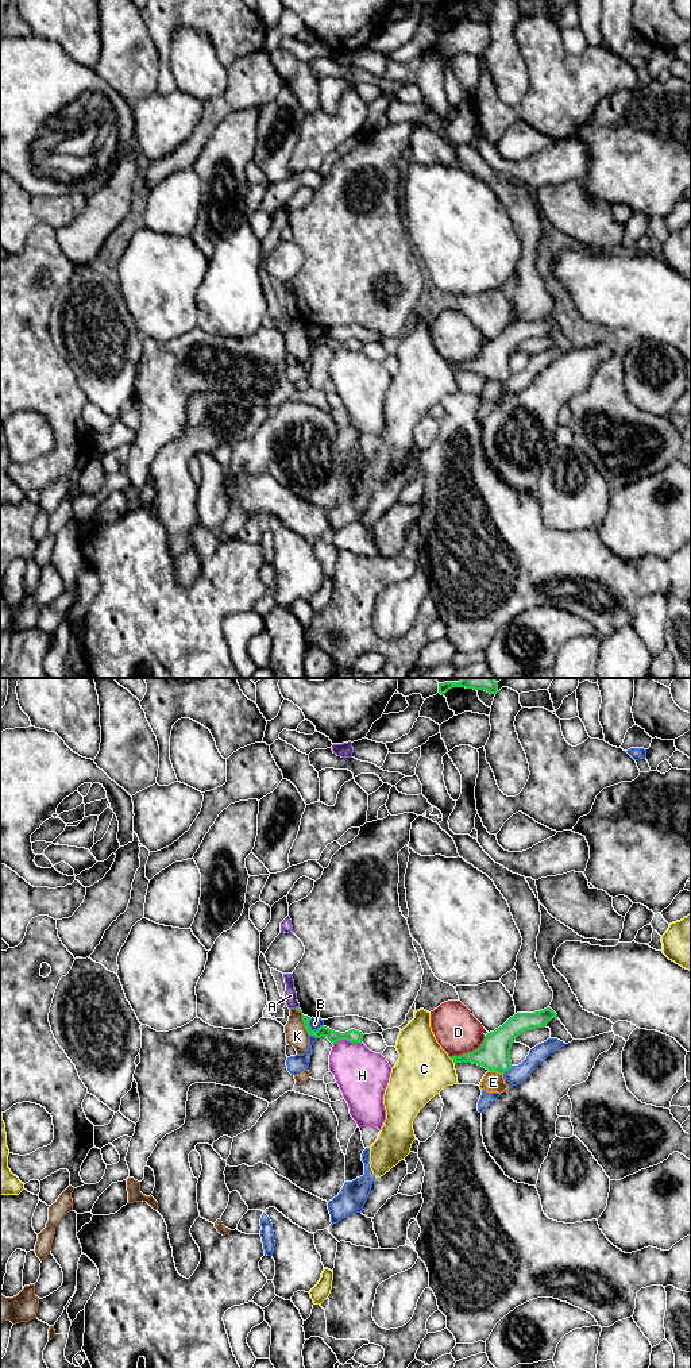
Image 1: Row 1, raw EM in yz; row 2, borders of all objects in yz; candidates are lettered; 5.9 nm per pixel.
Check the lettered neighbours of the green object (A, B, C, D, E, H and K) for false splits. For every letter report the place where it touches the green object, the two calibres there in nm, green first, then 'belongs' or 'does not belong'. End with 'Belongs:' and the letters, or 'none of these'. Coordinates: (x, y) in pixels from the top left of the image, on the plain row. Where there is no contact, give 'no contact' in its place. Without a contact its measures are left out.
A: yz (296, 316) | 20/80 nm | does not belong
B: yz (313, 339) | 80/70 nm | does not belong
C: yz (452, 367) | 190/320 nm | does not belong
D: yz (470, 361) | 190/260 nm | does not belong
E: yz (495, 378) | 190/130 nm | does not belong
H: yz (347, 349) | 80/300 nm | does not belong
K: yz (304, 332) | 70/130 nm | does not belong
Belongs: none of these

